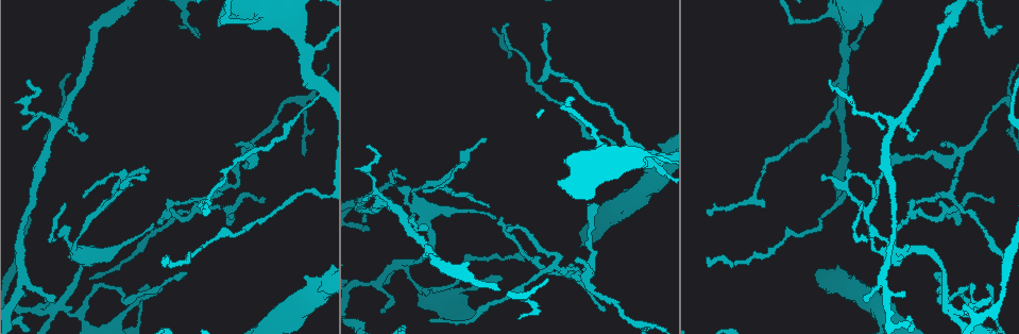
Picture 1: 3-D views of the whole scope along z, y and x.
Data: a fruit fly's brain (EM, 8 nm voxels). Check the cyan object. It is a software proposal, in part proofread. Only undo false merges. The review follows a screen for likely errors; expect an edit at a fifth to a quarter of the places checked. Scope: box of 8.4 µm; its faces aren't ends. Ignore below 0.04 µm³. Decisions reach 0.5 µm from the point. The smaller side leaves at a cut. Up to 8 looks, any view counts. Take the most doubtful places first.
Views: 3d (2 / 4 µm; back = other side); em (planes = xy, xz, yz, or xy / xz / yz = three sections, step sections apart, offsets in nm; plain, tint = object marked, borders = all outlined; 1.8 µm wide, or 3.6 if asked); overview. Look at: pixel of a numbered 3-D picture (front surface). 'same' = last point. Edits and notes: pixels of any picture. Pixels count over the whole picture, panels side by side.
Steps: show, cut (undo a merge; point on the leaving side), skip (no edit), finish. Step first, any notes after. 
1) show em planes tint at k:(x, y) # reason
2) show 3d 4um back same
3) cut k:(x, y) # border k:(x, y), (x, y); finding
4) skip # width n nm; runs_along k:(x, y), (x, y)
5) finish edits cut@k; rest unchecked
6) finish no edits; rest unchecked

show em planes tint at 1:(405, 265) # abrupt turn

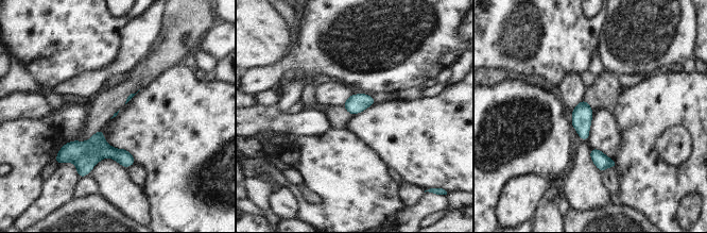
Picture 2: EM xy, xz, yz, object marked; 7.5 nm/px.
skip # continuous, no second cell

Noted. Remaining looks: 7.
show em yz step 16 tint at 1:(309, 51) # two arms in line, one across

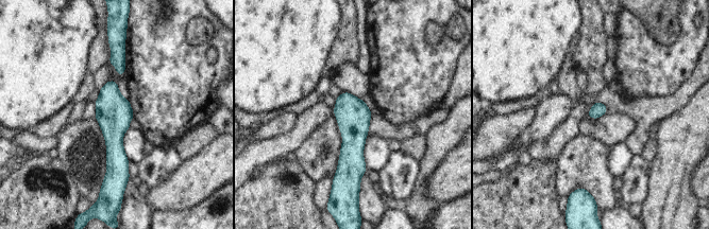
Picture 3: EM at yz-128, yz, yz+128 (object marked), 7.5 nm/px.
show em xy step 4 tint same # another direction

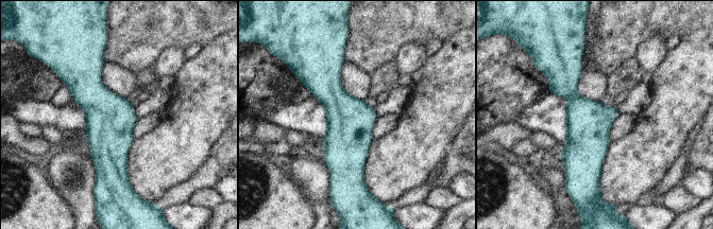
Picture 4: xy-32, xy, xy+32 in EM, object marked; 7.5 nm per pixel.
skip # runs_along 4:(576, 58), (571, 94), (586, 119), (591, 182); continuous, no second cell

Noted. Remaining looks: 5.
show 3d 4um at 1:(176, 202) # closes a loop

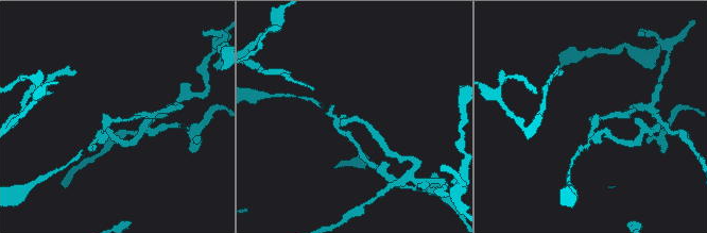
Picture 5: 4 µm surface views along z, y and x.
show em yz step 4 tint at 5:(591, 119) # now the EM

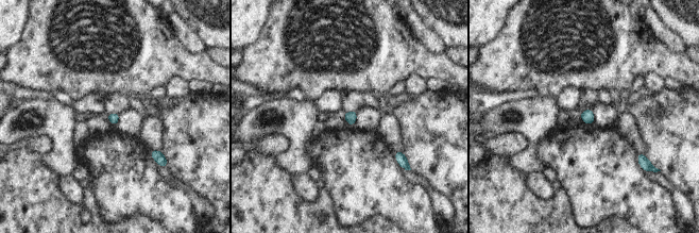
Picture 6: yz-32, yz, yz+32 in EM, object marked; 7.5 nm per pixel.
show em planes borders same

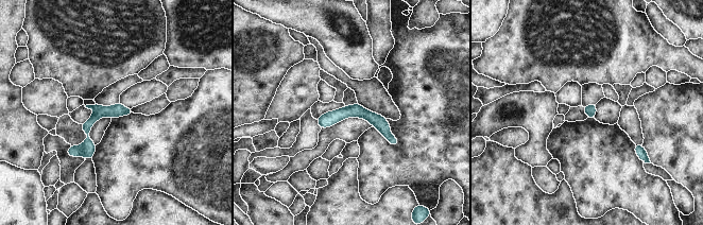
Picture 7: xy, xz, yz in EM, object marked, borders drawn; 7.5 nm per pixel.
cut 7:(89, 148) # width 90 nm; part_leaving 7:(320, 120), (362, 113), (395, 142); two cells meet here

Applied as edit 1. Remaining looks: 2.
finish edits cut@7; rest unchecked

